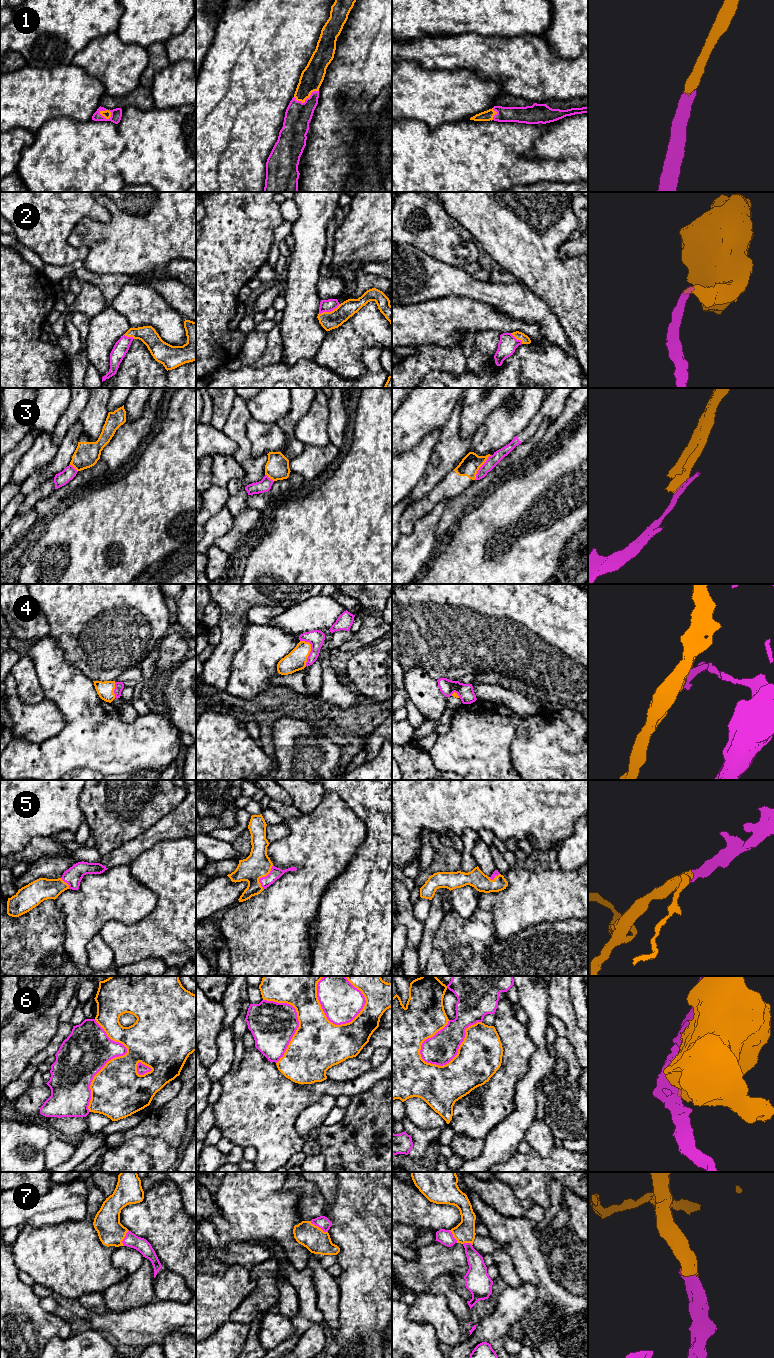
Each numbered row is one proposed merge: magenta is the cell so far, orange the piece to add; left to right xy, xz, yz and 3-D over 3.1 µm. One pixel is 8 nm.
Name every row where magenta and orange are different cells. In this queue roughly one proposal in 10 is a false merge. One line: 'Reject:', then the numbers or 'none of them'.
Reject: 3, 4, 6

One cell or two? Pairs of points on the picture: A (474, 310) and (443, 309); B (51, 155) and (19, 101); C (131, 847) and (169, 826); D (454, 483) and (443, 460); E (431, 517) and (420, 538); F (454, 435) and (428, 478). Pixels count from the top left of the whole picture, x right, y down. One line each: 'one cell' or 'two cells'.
A: one cell
B: two cells
C: one cell
D: two cells
E: one cell
F: one cell

